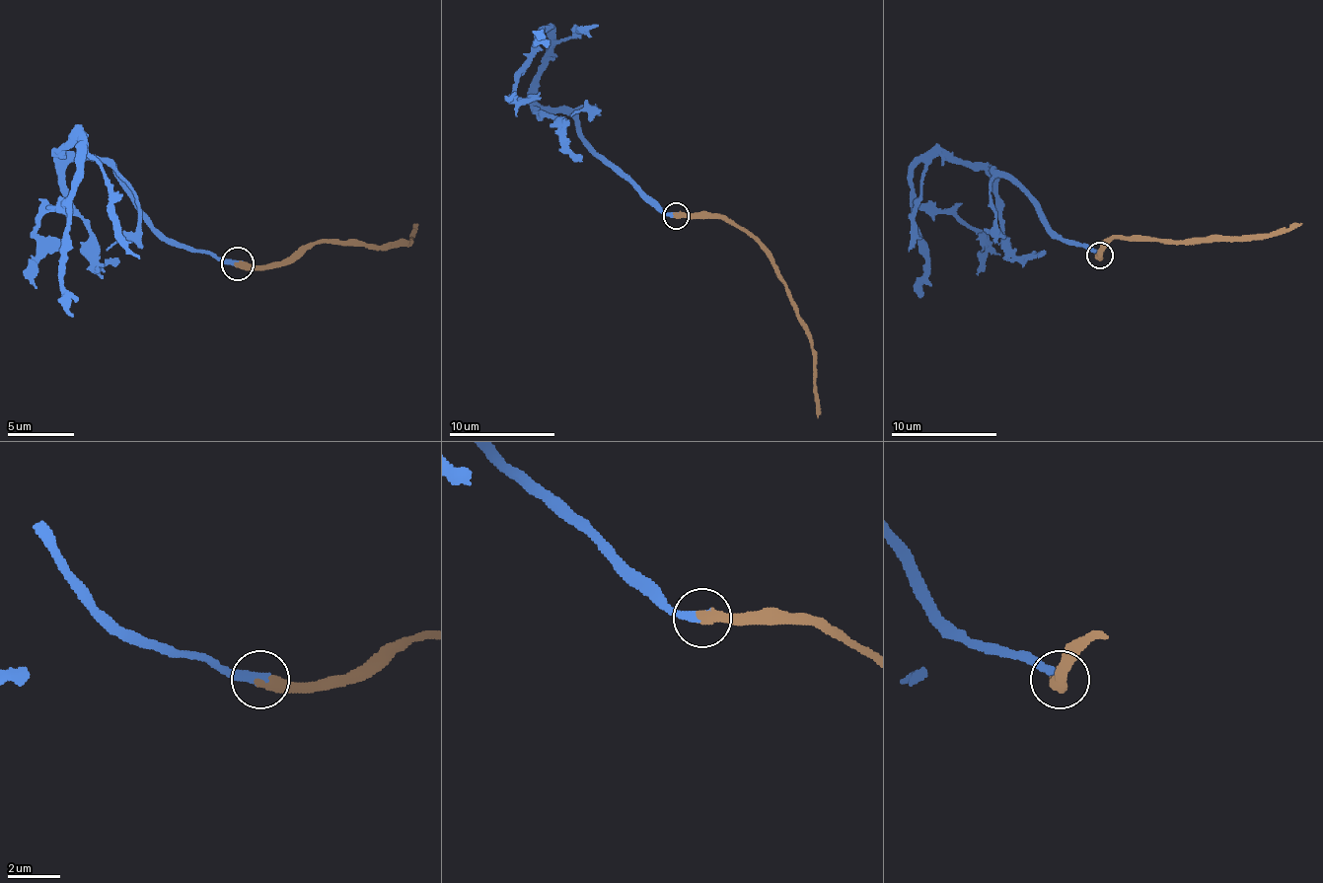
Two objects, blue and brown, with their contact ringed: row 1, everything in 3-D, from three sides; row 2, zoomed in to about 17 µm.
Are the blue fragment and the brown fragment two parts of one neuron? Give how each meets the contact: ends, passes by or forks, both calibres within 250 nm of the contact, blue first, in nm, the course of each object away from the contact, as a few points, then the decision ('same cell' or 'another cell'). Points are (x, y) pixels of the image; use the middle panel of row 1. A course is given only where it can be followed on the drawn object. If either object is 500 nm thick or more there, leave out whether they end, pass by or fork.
blue ends; brown ends; calibres 400 and 440 nm; course blue (677, 214), (650, 204), (568, 113), (547, 111), (536, 101), (547, 27), (515, 88), (518, 101), (515, 93); course brown (677, 214), (719, 214), (745, 231), (762, 247), (790, 294), (812, 344), (817, 418); same cell

